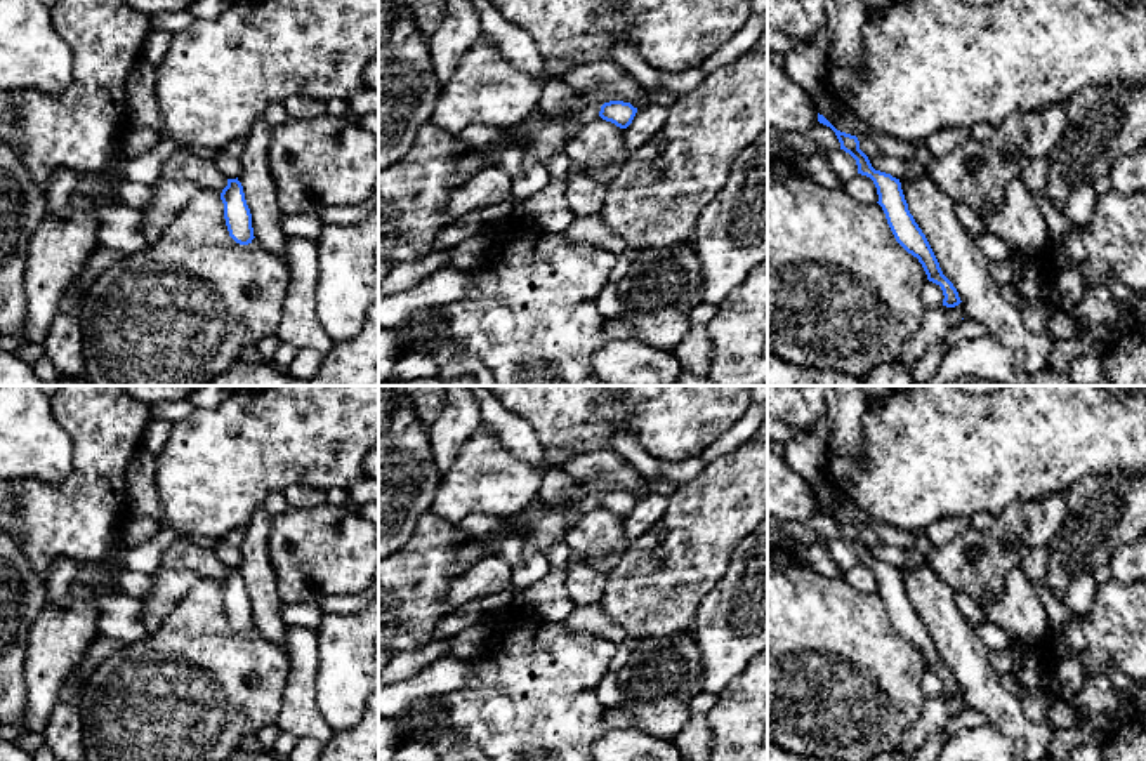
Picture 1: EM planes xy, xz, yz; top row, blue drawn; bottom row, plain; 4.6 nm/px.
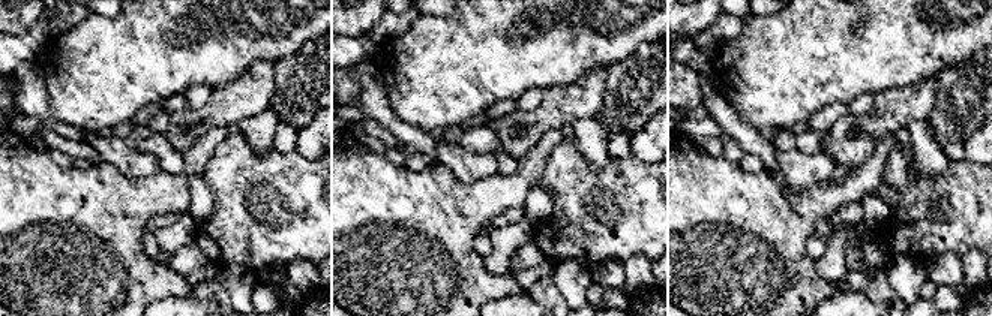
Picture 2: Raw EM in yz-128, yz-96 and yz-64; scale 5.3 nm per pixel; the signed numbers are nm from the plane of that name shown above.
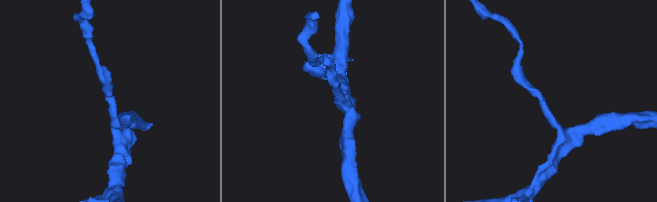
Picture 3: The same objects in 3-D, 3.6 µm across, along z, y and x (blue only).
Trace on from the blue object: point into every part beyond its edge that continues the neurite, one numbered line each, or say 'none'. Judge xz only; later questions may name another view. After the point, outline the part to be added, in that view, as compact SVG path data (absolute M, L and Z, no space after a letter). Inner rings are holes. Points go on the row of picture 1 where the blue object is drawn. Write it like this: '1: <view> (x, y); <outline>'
none

